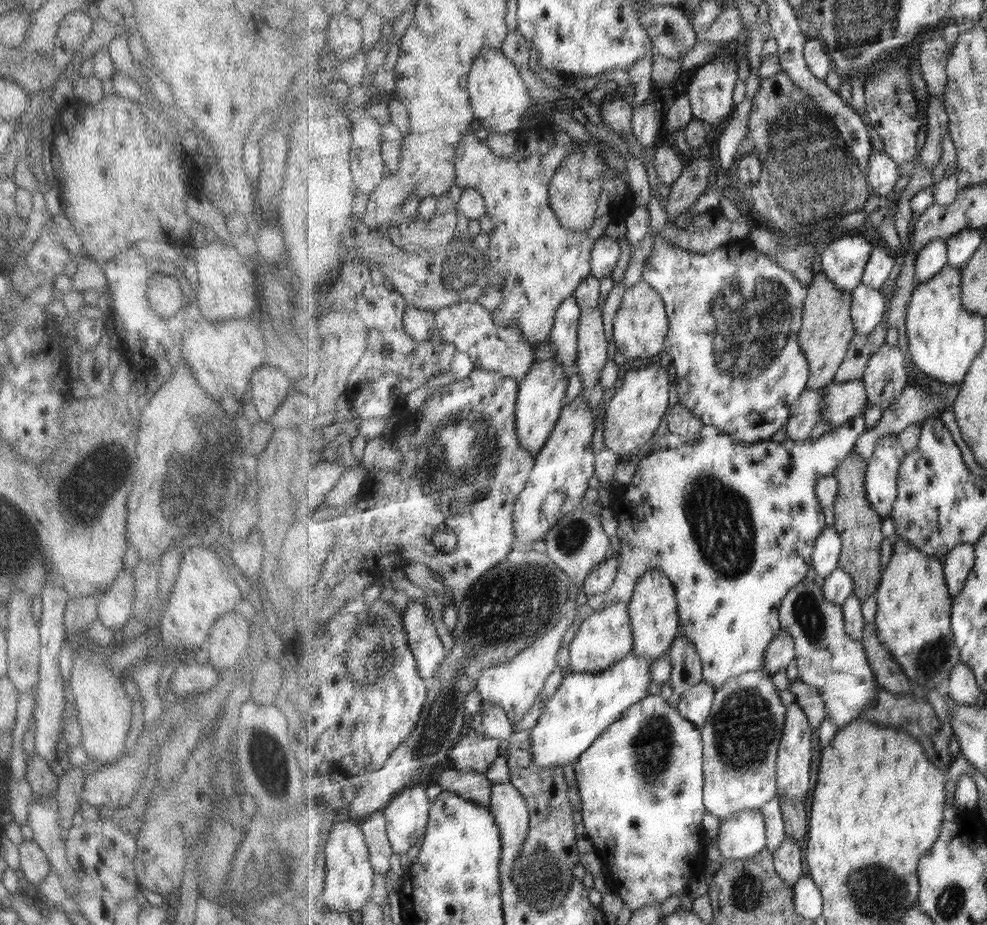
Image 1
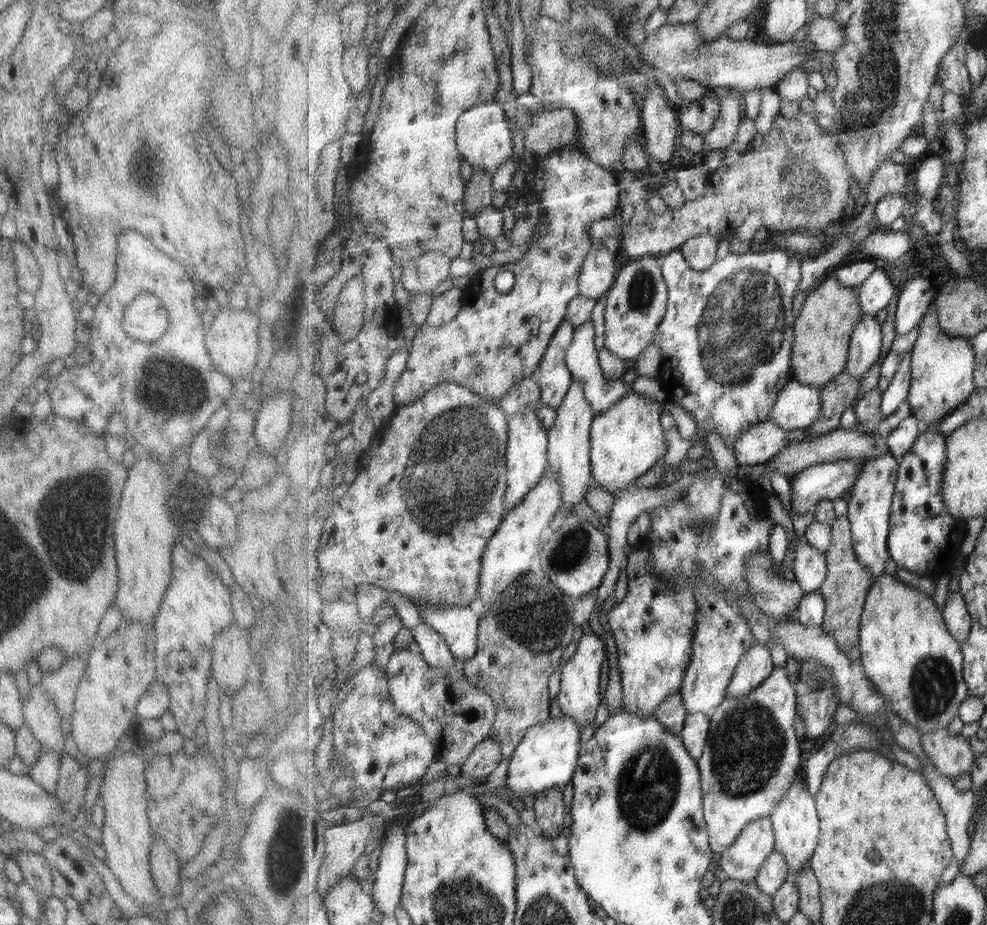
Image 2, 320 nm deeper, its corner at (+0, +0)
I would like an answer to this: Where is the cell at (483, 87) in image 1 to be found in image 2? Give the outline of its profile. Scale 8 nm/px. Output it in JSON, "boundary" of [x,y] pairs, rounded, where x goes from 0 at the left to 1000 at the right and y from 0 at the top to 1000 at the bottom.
{"boundary":[[[501,108],[488,110],[480,115],[466,125],[462,136],[462,155],[469,171],[477,181],[479,186],[488,182],[496,188],[502,188],[507,184],[507,179],[520,172],[522,169],[522,154],[520,154],[520,143],[516,138],[516,128],[510,115]]]}

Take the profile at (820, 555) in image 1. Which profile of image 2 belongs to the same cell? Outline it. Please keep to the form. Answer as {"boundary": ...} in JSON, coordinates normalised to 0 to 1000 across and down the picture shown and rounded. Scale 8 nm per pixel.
{"boundary":[[[810,579],[806,601],[802,610],[805,626],[817,641],[829,639],[836,629],[839,612],[836,597],[824,592],[814,579]]]}

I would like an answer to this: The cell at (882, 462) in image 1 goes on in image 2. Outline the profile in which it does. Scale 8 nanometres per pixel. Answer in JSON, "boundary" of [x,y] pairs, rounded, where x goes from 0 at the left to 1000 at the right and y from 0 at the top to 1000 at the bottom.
{"boundary":[[[903,488],[891,494],[878,496],[859,535],[857,558],[860,559],[863,569],[864,590],[870,608],[881,616],[884,632],[892,623],[896,623],[899,608],[901,608],[900,582],[904,570],[902,560],[911,505],[912,495],[908,495]]]}

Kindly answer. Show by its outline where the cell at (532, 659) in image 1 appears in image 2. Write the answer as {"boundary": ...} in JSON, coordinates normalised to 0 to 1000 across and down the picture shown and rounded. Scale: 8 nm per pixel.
{"boundary":[[[424,654],[425,662],[431,674],[438,677],[445,685],[448,685],[453,693],[456,704],[459,705],[463,714],[477,716],[484,704],[484,683],[488,667],[475,655],[443,655]]]}

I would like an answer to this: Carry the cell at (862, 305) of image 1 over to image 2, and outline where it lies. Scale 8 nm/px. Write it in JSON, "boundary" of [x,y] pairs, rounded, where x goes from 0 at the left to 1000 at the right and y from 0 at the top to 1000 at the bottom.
{"boundary":[[[875,341],[863,363],[859,398],[861,406],[874,409],[895,383],[895,361],[888,342]]]}

